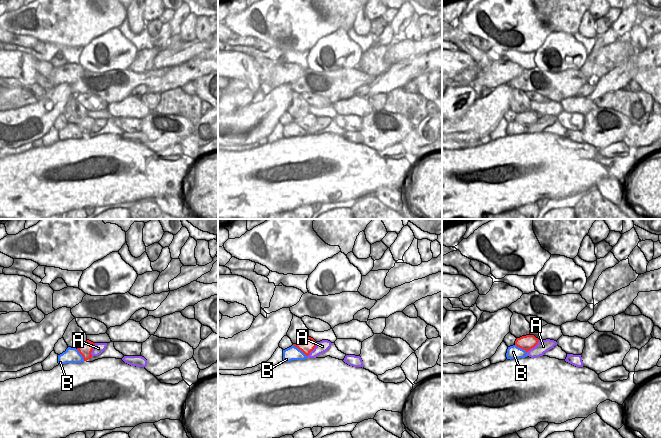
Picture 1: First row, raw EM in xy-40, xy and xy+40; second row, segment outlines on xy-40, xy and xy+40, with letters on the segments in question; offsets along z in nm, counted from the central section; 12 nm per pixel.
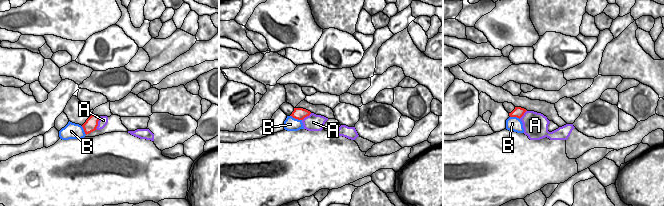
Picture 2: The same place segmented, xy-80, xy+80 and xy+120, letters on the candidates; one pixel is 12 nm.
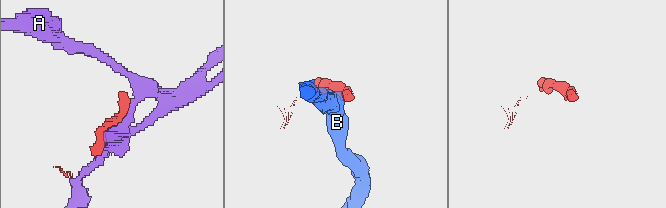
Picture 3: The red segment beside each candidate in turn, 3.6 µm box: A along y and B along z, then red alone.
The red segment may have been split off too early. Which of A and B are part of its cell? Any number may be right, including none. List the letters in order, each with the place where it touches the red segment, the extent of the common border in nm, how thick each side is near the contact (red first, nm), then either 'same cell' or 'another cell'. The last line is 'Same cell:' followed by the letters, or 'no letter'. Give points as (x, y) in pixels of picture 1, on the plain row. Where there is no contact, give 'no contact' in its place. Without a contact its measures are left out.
A: xy (313, 125) | 220 nm | 160/140 nm | another cell
B: xy (300, 125) | 220 nm | 160/170 nm | another cell
Same cell: no letter

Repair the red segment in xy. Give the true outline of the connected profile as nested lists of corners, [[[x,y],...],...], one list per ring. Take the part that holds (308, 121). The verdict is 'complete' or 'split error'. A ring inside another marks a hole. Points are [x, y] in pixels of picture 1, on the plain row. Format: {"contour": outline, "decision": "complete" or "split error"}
{"contour": [[[308,113],[302,119],[297,119],[293,121],[297,123],[299,126],[301,126],[306,132],[308,132],[310,128],[313,127],[316,123],[317,118],[313,114]]], "decision": "complete"}

